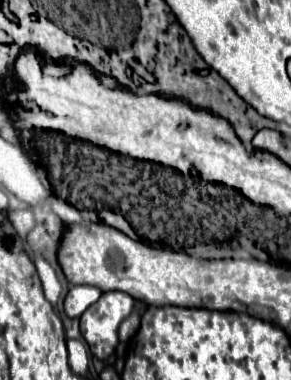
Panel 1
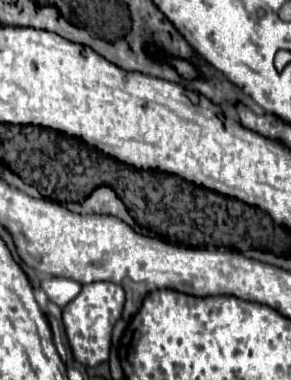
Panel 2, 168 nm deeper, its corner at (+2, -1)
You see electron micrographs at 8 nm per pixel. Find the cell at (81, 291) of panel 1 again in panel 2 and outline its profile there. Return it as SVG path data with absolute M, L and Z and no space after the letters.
M46 278L42 280L42 290L48 294L48 298L54 304L64 308L68 306L68 302L72 302L72 298L76 298L76 294L80 294L82 284L66 280L66 278Z

